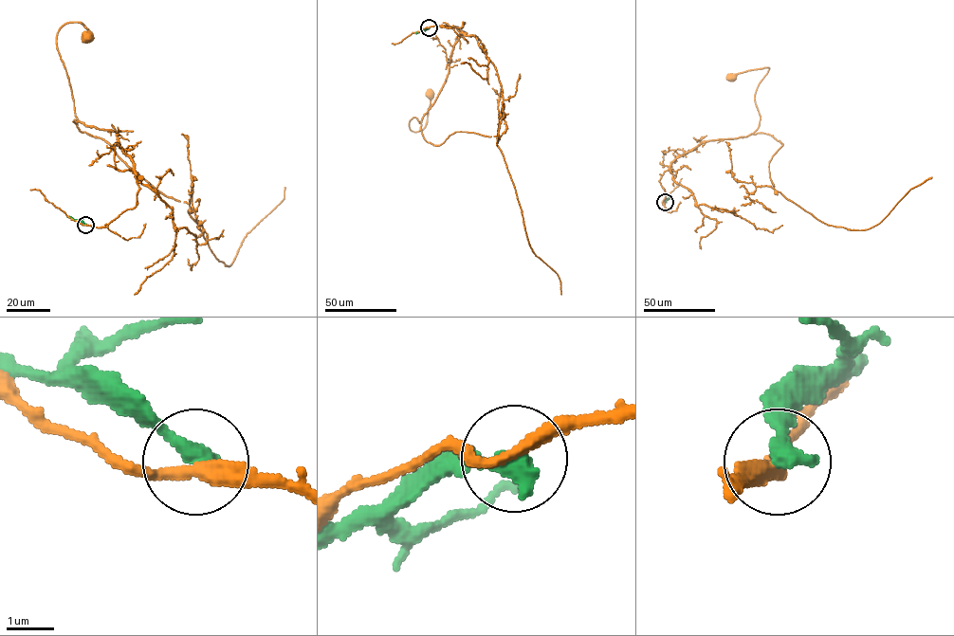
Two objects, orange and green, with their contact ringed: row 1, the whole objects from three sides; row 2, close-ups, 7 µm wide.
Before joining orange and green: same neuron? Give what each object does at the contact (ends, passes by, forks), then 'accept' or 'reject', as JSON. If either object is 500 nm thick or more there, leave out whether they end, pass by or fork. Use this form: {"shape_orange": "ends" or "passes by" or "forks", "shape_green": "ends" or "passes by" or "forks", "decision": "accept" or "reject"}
{"shape_orange": "passes by", "shape_green": "ends", "decision": "reject"}

